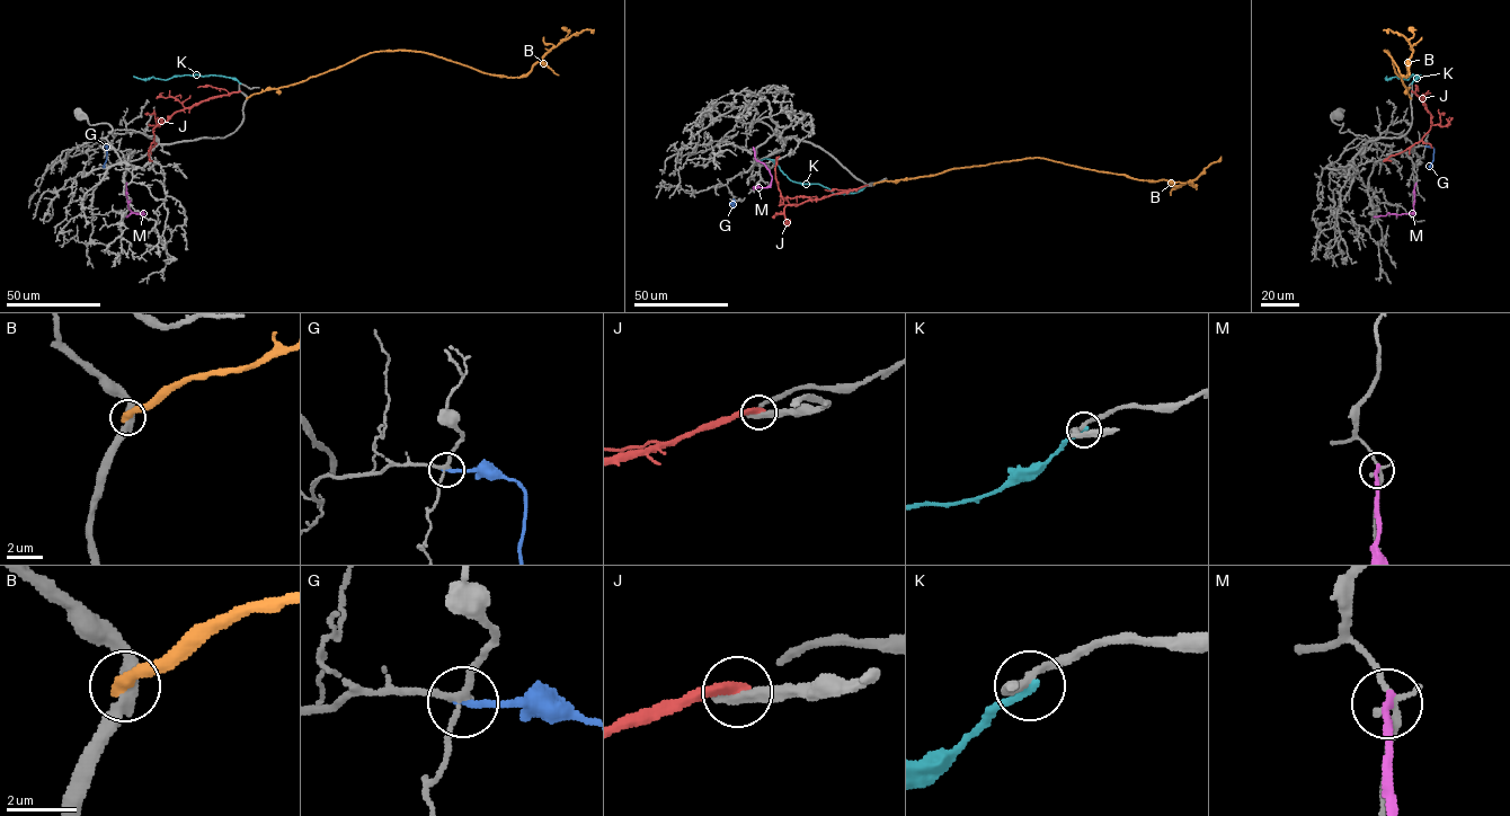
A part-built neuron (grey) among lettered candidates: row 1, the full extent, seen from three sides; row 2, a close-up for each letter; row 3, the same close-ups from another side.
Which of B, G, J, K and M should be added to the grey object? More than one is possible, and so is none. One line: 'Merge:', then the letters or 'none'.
Merge: none

